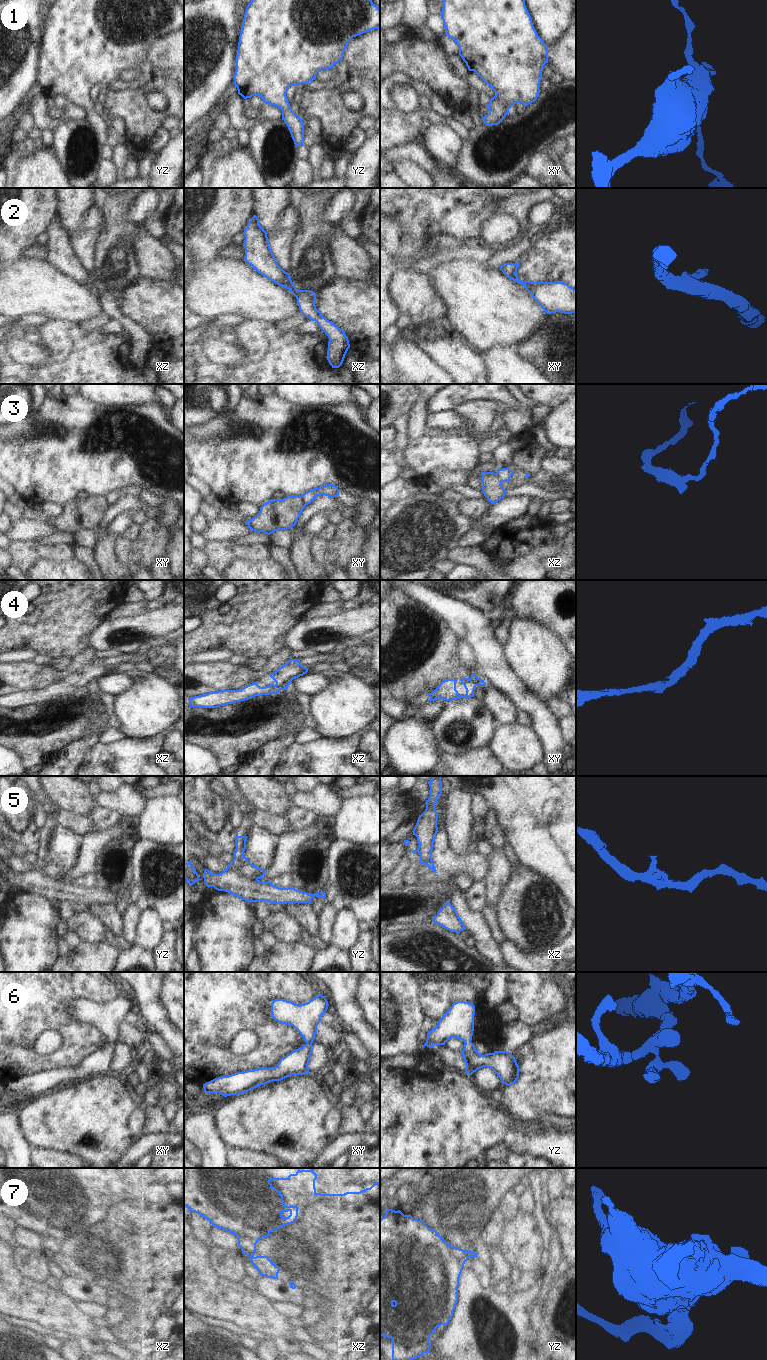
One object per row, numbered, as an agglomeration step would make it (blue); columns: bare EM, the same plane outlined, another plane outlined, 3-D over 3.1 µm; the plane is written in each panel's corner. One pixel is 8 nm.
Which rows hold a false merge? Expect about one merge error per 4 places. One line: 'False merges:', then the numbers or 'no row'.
False merges: 3, 7

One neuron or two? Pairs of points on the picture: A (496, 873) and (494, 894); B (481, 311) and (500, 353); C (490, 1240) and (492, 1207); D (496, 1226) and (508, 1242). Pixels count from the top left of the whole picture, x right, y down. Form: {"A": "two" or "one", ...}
{"A": "one", "B": "two", "C": "two", "D": "two"}

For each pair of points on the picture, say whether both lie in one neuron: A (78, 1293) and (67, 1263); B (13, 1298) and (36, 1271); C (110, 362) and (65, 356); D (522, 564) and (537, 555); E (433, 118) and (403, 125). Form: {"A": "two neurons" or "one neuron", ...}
{"A": "one neuron", "B": "two neurons", "C": "one neuron", "D": "one neuron", "E": "one neuron"}

